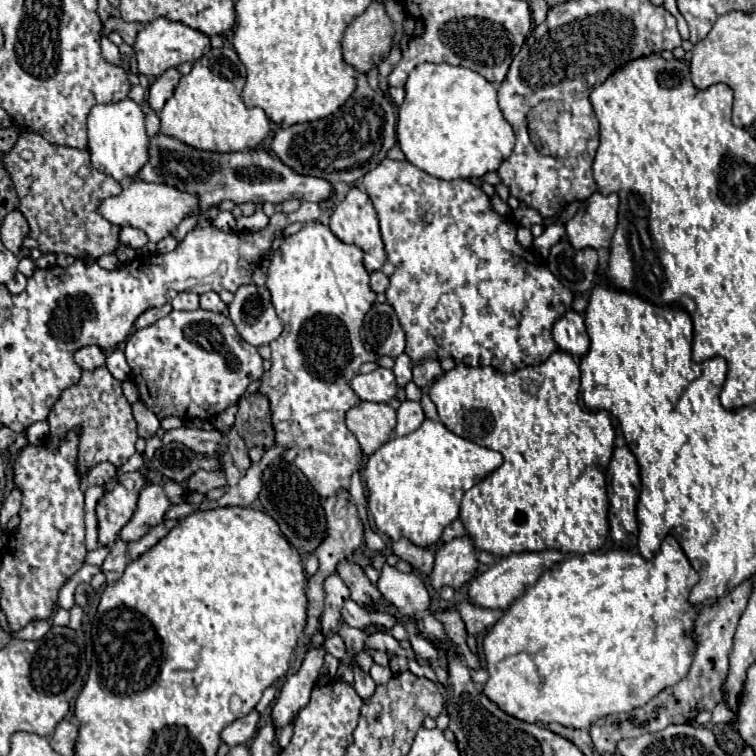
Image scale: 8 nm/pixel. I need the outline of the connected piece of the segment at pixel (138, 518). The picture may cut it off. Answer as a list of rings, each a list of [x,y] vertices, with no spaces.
[[[150,484],[140,492],[138,508],[130,522],[120,530],[120,538],[124,542],[140,540],[150,528],[158,526],[164,520],[164,514],[170,508],[170,500],[160,484]]]

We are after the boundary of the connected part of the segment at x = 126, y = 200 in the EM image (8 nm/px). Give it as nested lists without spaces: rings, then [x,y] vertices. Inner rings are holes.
[[[130,182],[130,186],[122,188],[120,194],[104,198],[98,206],[98,212],[112,222],[114,226],[134,226],[142,232],[146,232],[148,240],[152,244],[158,244],[162,238],[166,238],[170,232],[178,228],[178,224],[196,208],[198,200],[196,196],[190,196],[186,192],[180,192],[166,184],[146,184],[146,182]]]

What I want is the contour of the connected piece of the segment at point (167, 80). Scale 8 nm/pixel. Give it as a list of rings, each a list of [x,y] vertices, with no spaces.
[[[168,68],[166,72],[162,72],[150,86],[148,90],[148,104],[154,112],[160,112],[162,106],[166,104],[166,100],[172,96],[176,84],[180,80],[180,72],[176,68]]]

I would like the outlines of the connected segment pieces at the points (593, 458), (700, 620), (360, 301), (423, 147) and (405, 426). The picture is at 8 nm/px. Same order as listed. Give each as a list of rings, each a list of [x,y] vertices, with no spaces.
[[[556,350],[552,352],[552,356],[548,360],[544,360],[538,366],[524,366],[516,372],[504,374],[492,366],[464,366],[464,364],[456,364],[450,372],[444,372],[442,376],[438,376],[434,380],[434,384],[430,386],[430,400],[436,404],[438,408],[438,416],[440,422],[452,430],[454,434],[476,442],[480,446],[498,450],[504,456],[504,462],[500,464],[500,468],[496,468],[494,472],[490,472],[484,480],[480,480],[476,486],[472,486],[468,492],[464,492],[462,498],[462,506],[460,506],[460,520],[464,522],[466,532],[472,536],[476,548],[492,552],[496,556],[508,556],[512,552],[538,552],[538,550],[546,550],[546,548],[558,548],[562,552],[576,552],[576,554],[586,554],[592,550],[598,550],[604,546],[606,538],[608,538],[608,494],[606,494],[606,470],[608,470],[608,462],[612,458],[612,448],[614,448],[614,428],[612,428],[612,420],[608,412],[586,412],[578,406],[576,394],[580,388],[580,370],[578,370],[578,362],[574,360],[574,356],[570,356],[564,350]]]
[[[754,578],[744,580],[736,588],[728,592],[728,596],[718,598],[714,604],[708,604],[700,610],[696,618],[696,656],[690,666],[690,672],[686,678],[682,678],[678,684],[664,688],[658,696],[654,696],[646,706],[630,710],[626,714],[610,714],[604,722],[604,726],[592,726],[590,736],[594,742],[594,748],[604,754],[616,752],[618,740],[624,736],[642,736],[646,732],[658,732],[670,724],[688,724],[694,722],[694,718],[700,714],[700,710],[712,710],[716,704],[724,700],[722,682],[728,672],[728,654],[732,650],[732,638],[740,620],[740,614],[746,608],[748,596],[752,592]]]
[[[320,222],[306,224],[298,234],[284,240],[274,254],[266,286],[272,294],[272,304],[278,318],[284,322],[284,330],[278,340],[270,344],[270,370],[262,374],[258,392],[270,402],[270,418],[276,432],[276,444],[284,448],[282,460],[294,464],[310,480],[316,494],[324,500],[336,496],[340,490],[350,488],[350,476],[360,470],[360,446],[354,434],[346,428],[346,412],[360,402],[350,388],[352,376],[360,372],[364,362],[378,360],[374,352],[366,352],[360,340],[360,324],[364,314],[372,308],[376,292],[370,288],[370,274],[364,268],[362,250],[354,244],[340,242],[328,226]]]
[[[444,62],[420,64],[408,76],[406,100],[398,109],[396,136],[398,146],[408,162],[442,180],[480,178],[486,172],[496,172],[498,166],[512,154],[516,142],[512,126],[504,120],[498,108],[496,86],[470,68],[452,66]]]
[[[402,402],[400,408],[398,408],[398,422],[396,422],[396,428],[394,428],[394,434],[396,436],[406,436],[408,432],[414,432],[422,420],[424,420],[424,412],[422,412],[422,406],[418,402]]]

